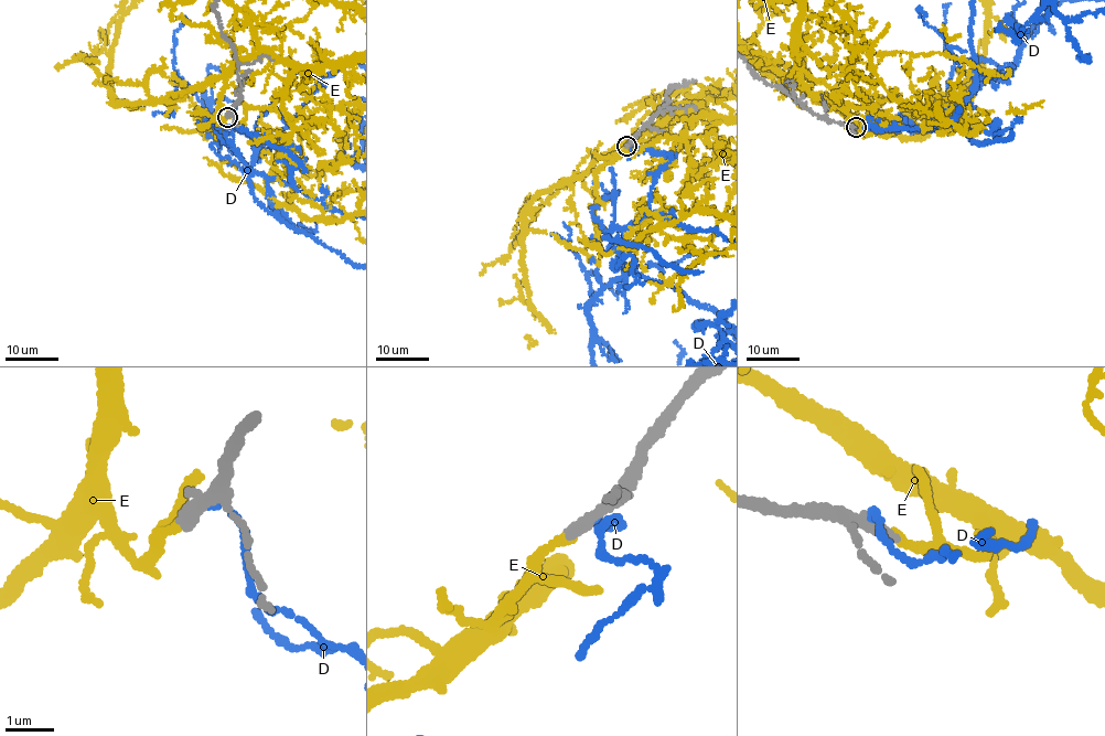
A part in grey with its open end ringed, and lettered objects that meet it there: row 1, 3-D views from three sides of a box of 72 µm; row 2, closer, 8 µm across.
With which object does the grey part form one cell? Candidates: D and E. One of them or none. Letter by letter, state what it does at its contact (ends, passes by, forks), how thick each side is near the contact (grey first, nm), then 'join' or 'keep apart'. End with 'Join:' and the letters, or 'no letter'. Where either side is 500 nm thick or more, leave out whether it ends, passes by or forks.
D: it ends there; 280 nm thick on the grey side, 110 nm on the other; keep apart
E: it ends there; 320 nm thick on the grey side, 190 nm on the other; keep apart
Join: no letter

